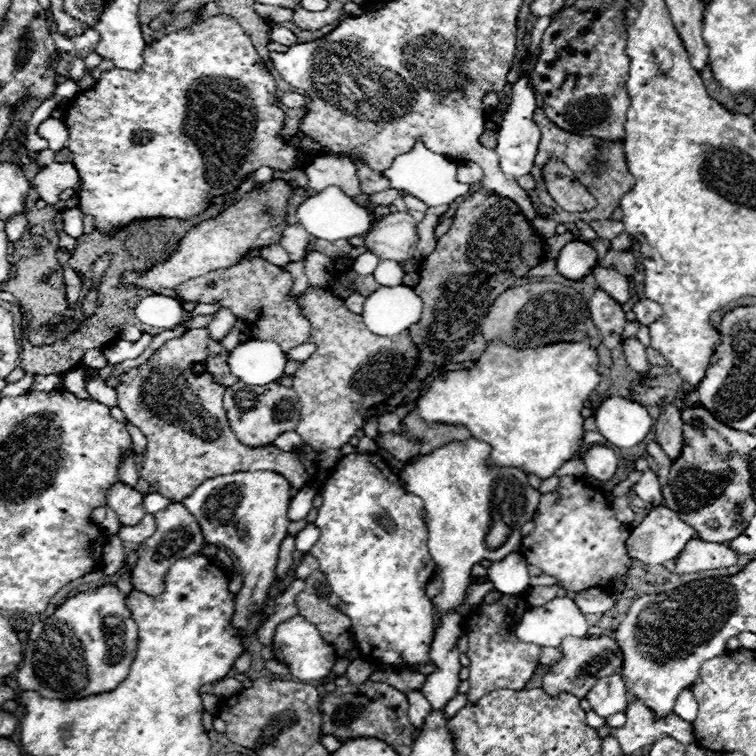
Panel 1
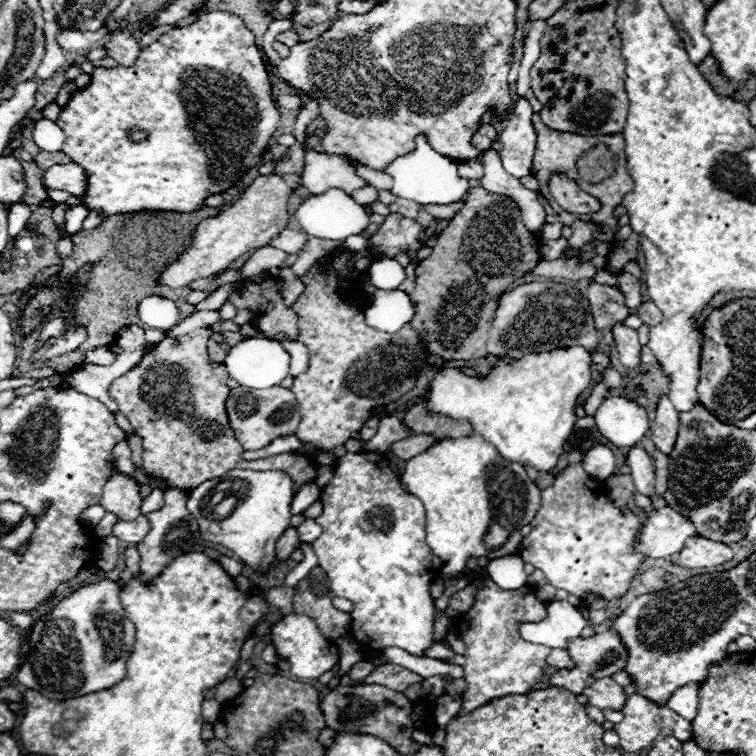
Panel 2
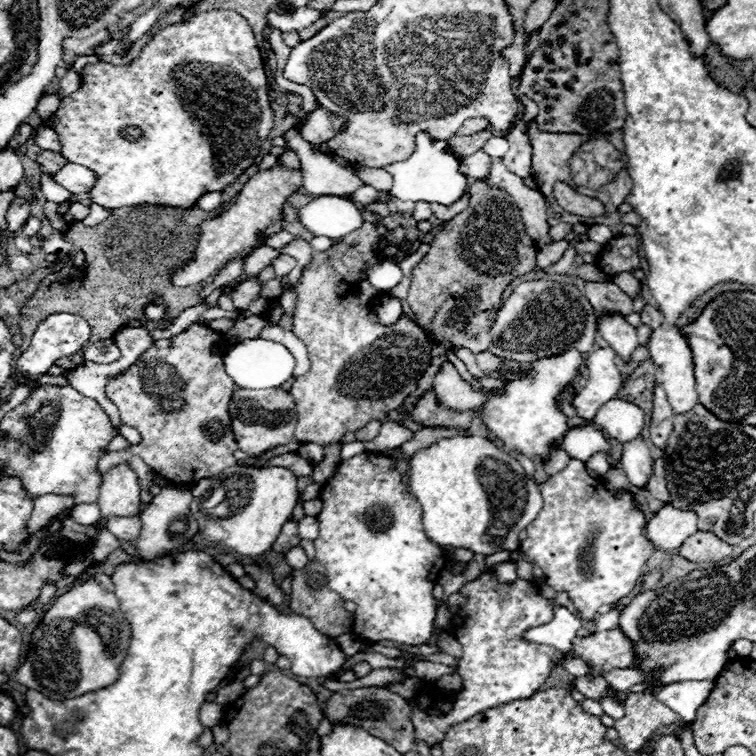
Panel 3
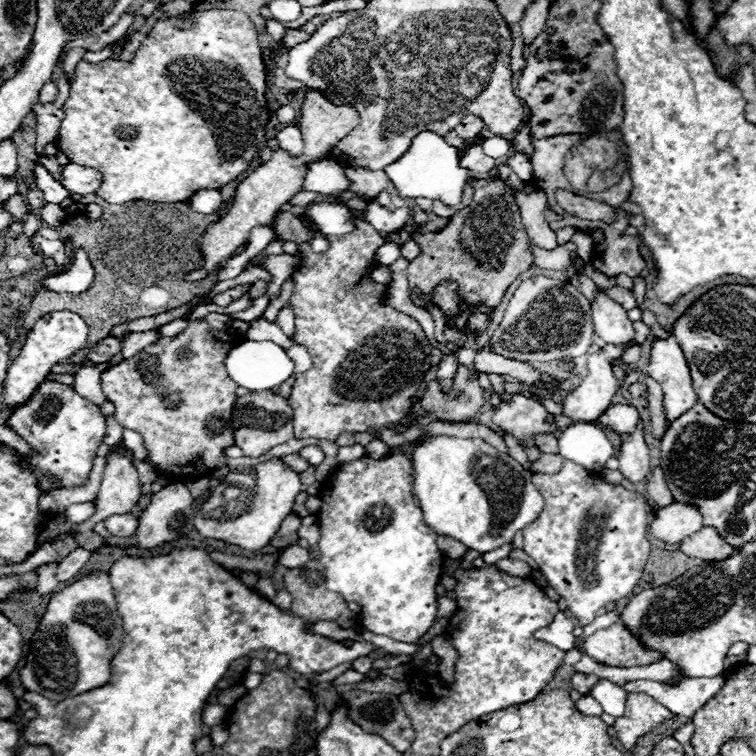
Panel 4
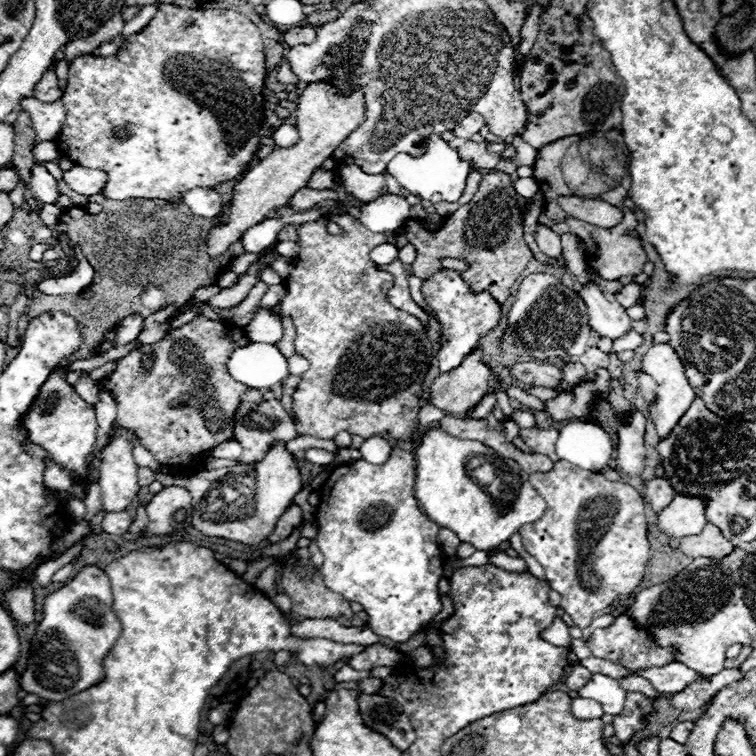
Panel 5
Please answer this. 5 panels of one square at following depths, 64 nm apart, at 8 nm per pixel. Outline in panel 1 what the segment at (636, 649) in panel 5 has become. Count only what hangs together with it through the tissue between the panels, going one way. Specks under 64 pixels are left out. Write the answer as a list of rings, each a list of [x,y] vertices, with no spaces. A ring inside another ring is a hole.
[[[568,636],[562,640],[558,650],[562,652],[562,660],[550,664],[546,674],[542,676],[542,690],[548,692],[548,696],[558,696],[562,692],[570,692],[582,700],[582,698],[586,698],[588,690],[596,684],[598,678],[614,674],[618,668],[622,668],[622,652],[620,652],[616,640],[612,640],[608,636],[596,638],[596,640]]]

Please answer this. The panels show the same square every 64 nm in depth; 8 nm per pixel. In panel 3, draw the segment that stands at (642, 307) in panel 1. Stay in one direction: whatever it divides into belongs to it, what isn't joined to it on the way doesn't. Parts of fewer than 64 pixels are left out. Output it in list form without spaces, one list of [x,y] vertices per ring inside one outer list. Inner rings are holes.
[[[646,304],[646,306],[642,308],[640,316],[642,316],[642,322],[644,322],[644,324],[648,324],[652,330],[654,330],[656,326],[660,326],[663,321],[662,314],[660,314],[654,306],[650,306],[650,304]]]

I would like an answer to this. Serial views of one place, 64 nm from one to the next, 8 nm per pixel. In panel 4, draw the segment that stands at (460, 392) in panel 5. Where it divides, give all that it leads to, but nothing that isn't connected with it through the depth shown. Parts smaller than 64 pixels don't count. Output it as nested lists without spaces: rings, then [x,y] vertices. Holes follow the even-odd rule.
[[[458,366],[454,384],[456,384],[456,388],[460,388],[464,392],[464,396],[452,400],[440,392],[438,380],[432,380],[428,384],[428,390],[420,398],[422,416],[432,414],[432,416],[436,416],[436,420],[472,422],[472,418],[484,404],[484,390],[480,388],[478,380],[474,376],[470,376],[470,372],[464,366]]]

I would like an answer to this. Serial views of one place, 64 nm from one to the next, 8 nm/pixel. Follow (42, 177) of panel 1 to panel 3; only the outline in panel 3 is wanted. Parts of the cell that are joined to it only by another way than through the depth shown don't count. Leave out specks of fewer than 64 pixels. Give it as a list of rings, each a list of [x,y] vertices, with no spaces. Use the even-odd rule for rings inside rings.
[[[66,164],[66,166],[62,166],[60,174],[52,174],[52,178],[72,194],[90,192],[96,182],[94,172],[80,166],[80,164]]]

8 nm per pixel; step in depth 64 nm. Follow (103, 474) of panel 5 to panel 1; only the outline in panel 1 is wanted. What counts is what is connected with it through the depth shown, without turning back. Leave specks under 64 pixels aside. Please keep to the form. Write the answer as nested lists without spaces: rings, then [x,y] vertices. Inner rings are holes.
[[[116,482],[116,486],[112,486],[112,490],[108,490],[108,498],[106,504],[110,508],[114,508],[120,526],[138,526],[140,520],[144,518],[144,494],[136,492],[134,488]]]

